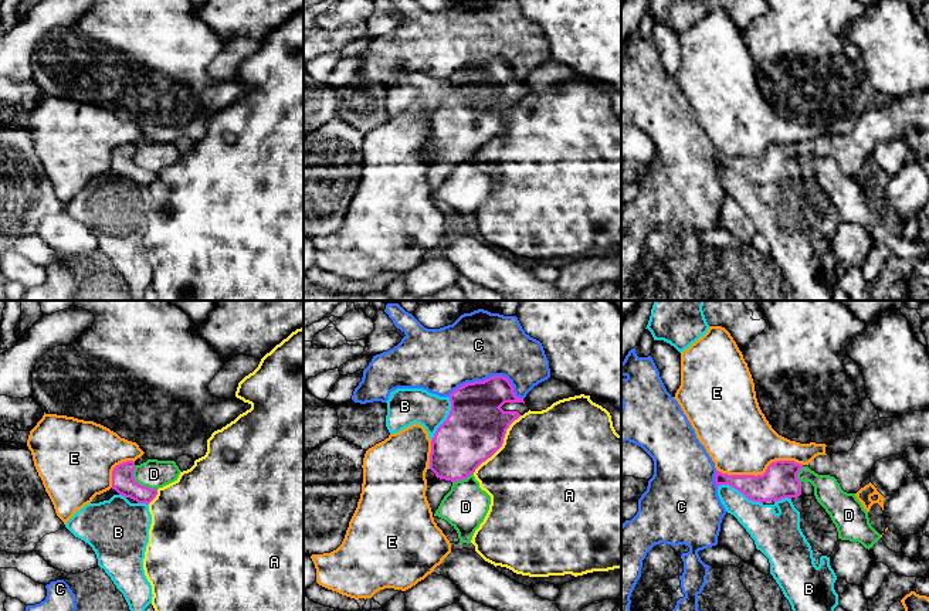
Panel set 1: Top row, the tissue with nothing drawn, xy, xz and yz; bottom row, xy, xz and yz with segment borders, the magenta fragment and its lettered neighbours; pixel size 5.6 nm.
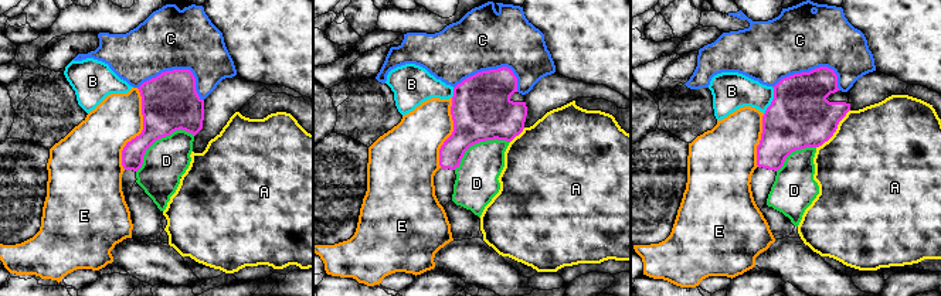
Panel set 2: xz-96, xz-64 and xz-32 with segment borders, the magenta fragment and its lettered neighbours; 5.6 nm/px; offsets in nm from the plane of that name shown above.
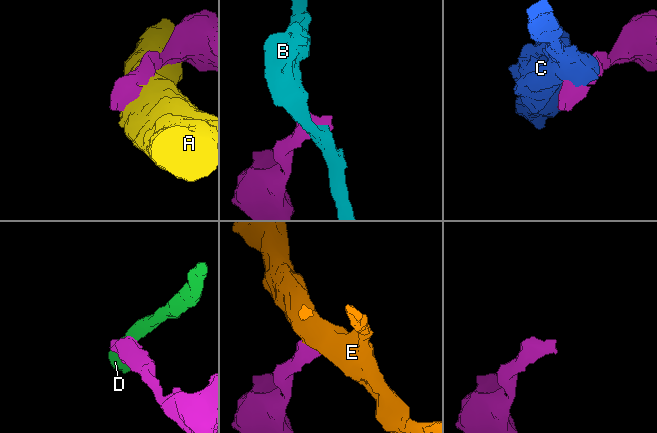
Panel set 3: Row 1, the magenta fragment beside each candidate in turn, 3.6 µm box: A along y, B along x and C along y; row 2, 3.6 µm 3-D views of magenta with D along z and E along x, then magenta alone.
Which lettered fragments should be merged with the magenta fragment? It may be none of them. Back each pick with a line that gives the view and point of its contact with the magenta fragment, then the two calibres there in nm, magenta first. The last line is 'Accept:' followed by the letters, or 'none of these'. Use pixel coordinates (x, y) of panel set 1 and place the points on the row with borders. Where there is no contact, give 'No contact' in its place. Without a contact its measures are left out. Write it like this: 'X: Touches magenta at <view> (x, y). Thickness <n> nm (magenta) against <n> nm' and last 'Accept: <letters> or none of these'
Accept: none of these

